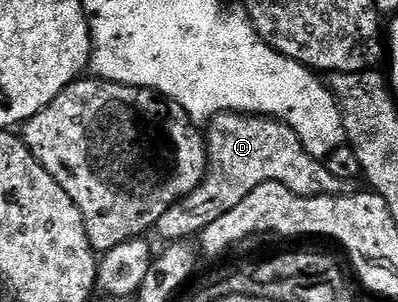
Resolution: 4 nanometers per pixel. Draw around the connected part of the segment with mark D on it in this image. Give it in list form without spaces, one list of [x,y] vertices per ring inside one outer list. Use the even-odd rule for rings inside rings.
[[[224,111],[213,117],[208,128],[207,147],[212,164],[211,171],[188,198],[182,200],[180,204],[174,204],[167,210],[167,214],[163,214],[163,218],[159,218],[155,232],[156,235],[161,235],[165,242],[196,237],[204,232],[207,226],[211,226],[215,218],[223,218],[227,210],[235,210],[239,202],[243,202],[253,190],[267,182],[279,182],[300,196],[352,196],[355,191],[354,181],[335,178],[328,163],[311,155],[303,146],[303,142],[299,142],[299,134],[295,134],[295,130],[291,130],[291,126],[287,126],[282,120]]]

